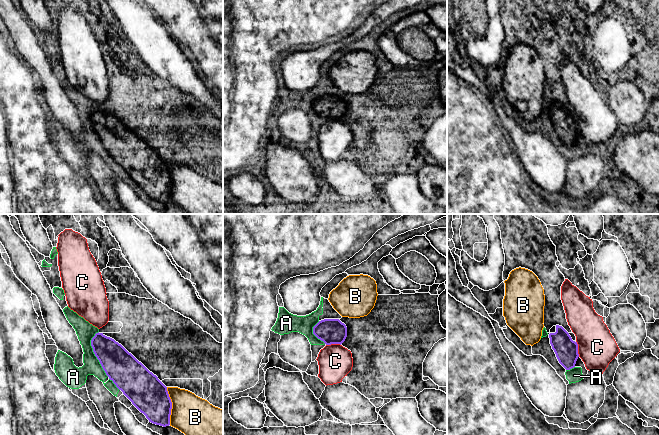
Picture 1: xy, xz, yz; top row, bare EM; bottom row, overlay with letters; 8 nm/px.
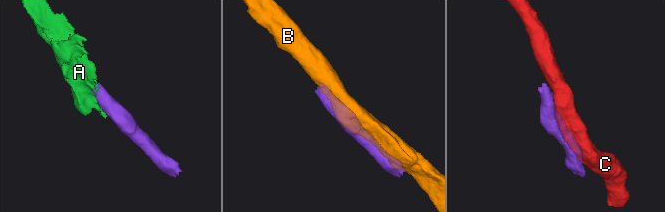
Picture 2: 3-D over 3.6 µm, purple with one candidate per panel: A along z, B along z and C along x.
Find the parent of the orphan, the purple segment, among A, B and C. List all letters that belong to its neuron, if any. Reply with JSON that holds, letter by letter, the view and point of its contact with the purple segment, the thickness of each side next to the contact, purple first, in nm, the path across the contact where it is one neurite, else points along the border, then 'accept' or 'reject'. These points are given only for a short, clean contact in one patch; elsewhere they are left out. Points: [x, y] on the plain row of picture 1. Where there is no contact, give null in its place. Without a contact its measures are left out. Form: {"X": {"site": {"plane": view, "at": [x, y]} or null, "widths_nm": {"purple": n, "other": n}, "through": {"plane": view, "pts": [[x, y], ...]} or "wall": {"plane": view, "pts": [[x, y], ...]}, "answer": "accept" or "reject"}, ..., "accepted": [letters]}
{"A": {"site": {"plane": "xy", "at": [94, 129]}, "widths_nm": {"purple": 260, "other": 170}, "answer": "accept"}, "B": {"site": {"plane": "xy", "at": [171, 182]}, "widths_nm": {"purple": 300, "other": 320}, "answer": "reject"}, "C": {"site": {"plane": "yz", "at": [577, 125]}, "widths_nm": {"purple": 190, "other": 300}, "answer": "reject"}, "accepted": ["A"]}

